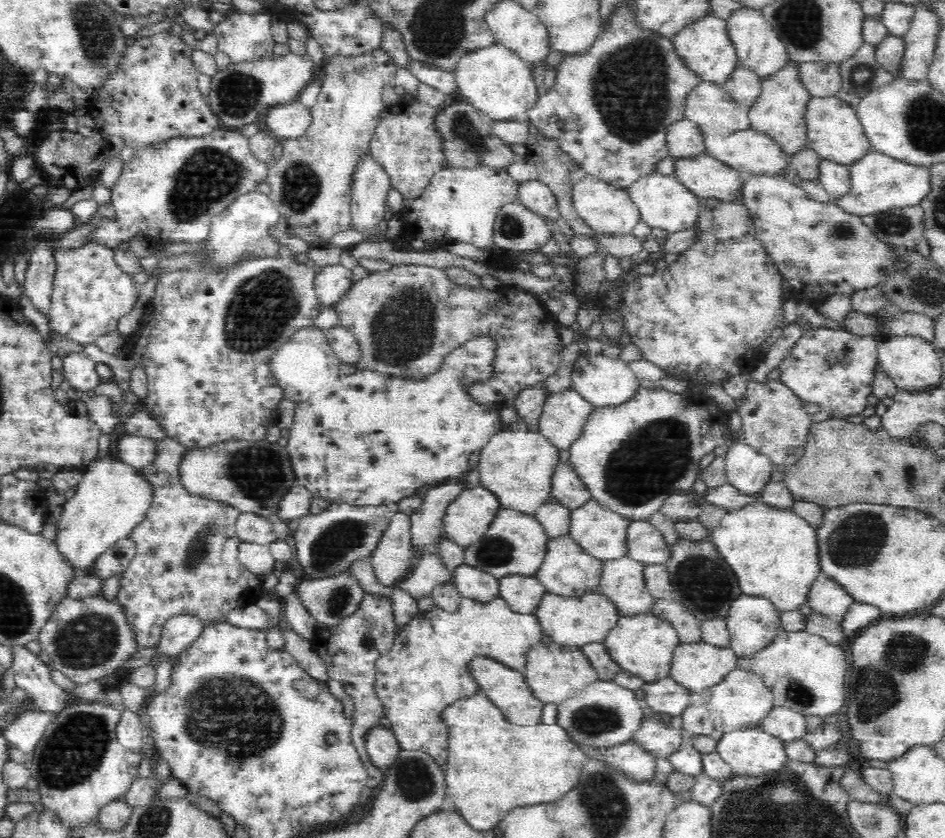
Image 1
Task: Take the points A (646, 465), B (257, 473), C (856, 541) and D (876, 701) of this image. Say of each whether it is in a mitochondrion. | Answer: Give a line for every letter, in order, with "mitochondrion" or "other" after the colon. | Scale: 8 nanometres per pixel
A: mitochondrion
B: mitochondrion
C: mitochondrion
D: mitochondrion

